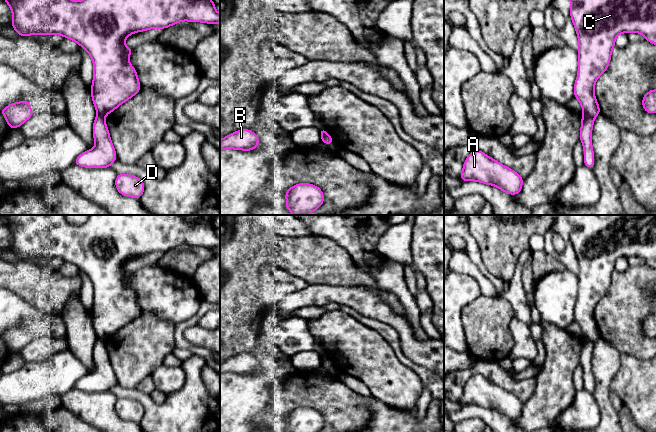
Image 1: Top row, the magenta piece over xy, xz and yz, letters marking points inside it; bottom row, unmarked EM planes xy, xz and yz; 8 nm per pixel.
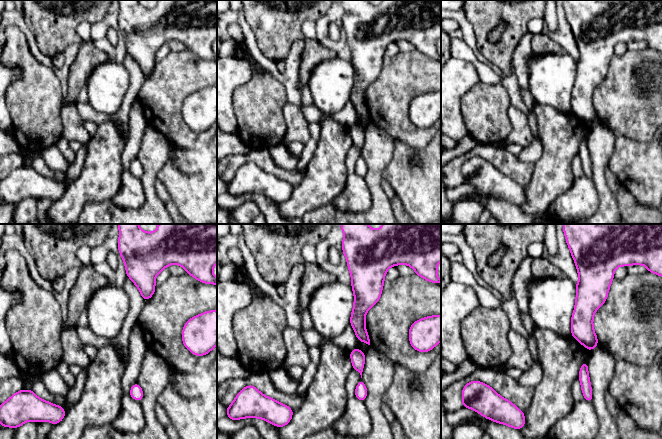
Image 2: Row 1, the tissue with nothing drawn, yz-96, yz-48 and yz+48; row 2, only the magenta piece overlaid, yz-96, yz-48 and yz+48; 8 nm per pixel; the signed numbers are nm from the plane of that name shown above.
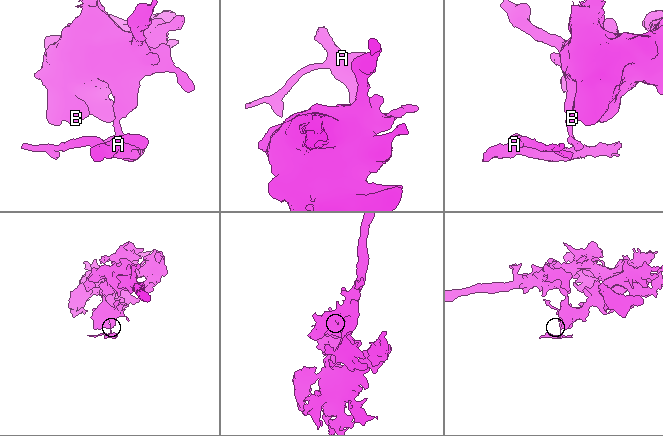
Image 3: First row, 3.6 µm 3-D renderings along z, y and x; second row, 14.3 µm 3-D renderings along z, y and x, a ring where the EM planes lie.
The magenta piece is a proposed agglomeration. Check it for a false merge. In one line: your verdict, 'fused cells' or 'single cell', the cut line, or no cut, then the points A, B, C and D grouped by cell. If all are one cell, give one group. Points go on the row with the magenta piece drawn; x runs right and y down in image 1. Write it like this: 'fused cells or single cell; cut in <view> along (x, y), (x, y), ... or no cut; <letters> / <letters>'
fused cells; cut in yz along (584, 113), (593, 118); A D / B C

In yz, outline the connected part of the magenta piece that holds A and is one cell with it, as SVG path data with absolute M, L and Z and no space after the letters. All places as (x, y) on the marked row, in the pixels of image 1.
M474 150L467 156L459 178L496 186L511 195L520 193L523 184L523 178L514 170L480 150Z

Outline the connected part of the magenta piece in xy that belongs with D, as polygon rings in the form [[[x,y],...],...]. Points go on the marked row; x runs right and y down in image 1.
[[[117,174],[115,186],[120,194],[136,199],[142,196],[145,189],[145,185],[140,178],[128,174]]]

